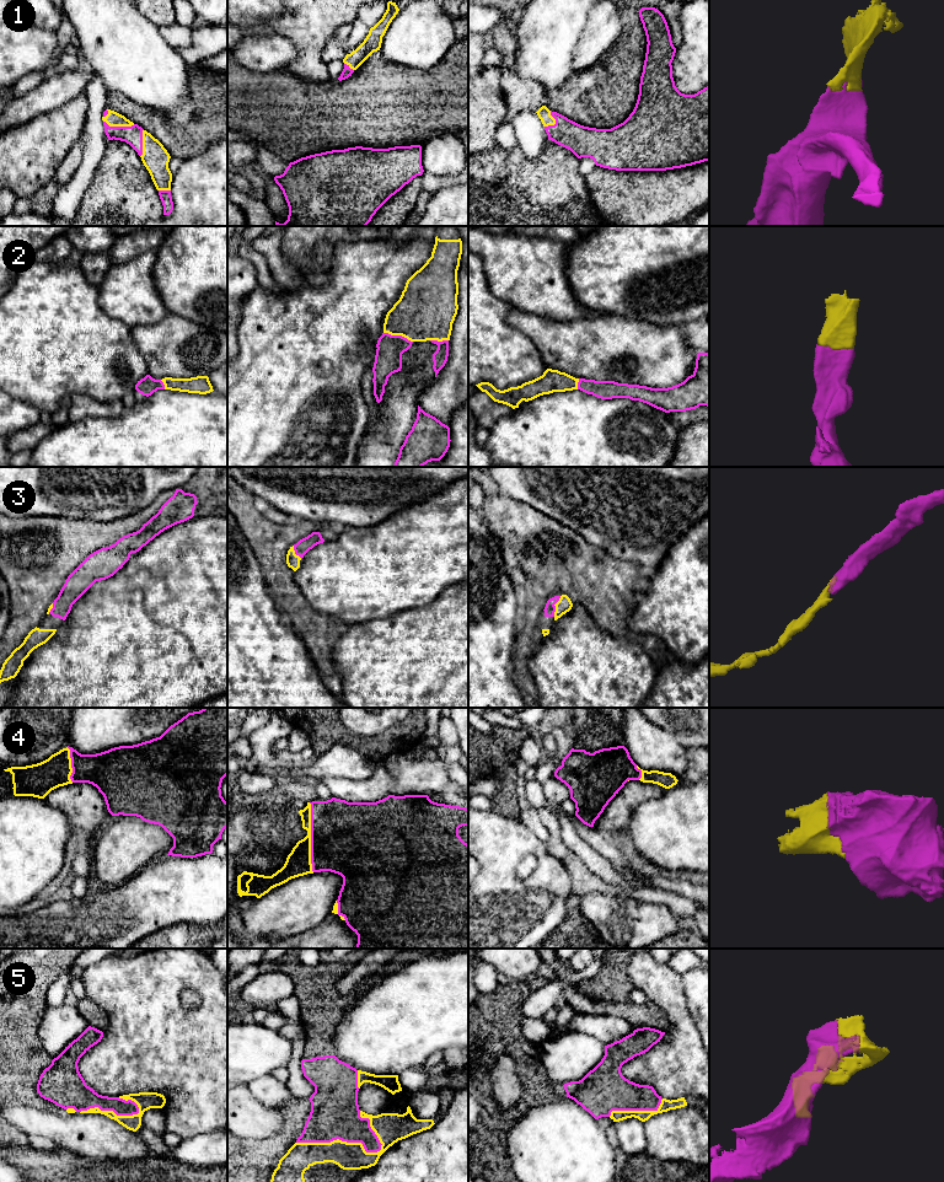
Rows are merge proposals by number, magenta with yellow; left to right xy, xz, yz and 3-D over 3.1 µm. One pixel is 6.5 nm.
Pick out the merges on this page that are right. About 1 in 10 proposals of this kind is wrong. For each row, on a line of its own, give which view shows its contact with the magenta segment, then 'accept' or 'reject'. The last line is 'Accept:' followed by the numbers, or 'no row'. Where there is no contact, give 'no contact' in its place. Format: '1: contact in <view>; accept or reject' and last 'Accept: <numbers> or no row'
1: contact in xy; accept
2: contact in xz; accept
3: contact in yz; accept
4: contact in xz; accept
5: contact in xz; accept
Accept: 1, 2, 3, 4, 5

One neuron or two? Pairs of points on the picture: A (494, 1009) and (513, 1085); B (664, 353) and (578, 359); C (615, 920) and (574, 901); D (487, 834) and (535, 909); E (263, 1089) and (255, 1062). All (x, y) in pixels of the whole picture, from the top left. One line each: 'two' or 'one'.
A: two
B: one
C: two
D: one
E: two

